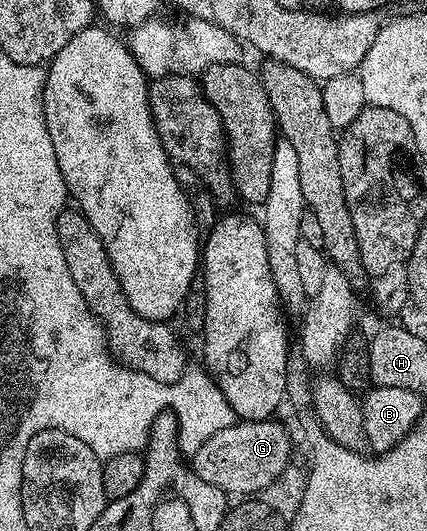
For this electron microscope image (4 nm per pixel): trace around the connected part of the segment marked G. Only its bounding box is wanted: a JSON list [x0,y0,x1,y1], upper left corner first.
[191,420,291,495]

